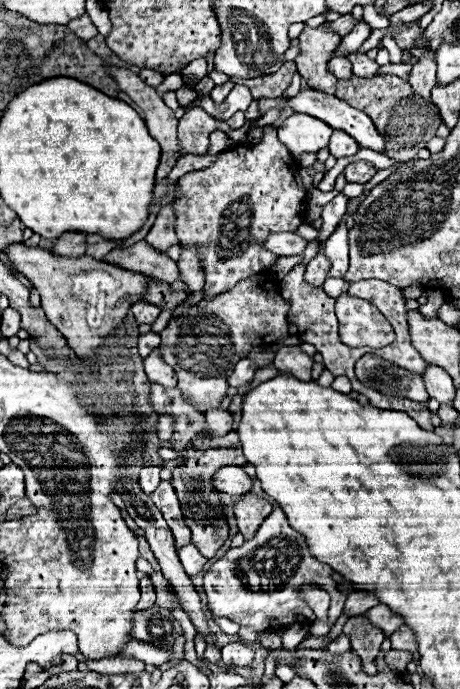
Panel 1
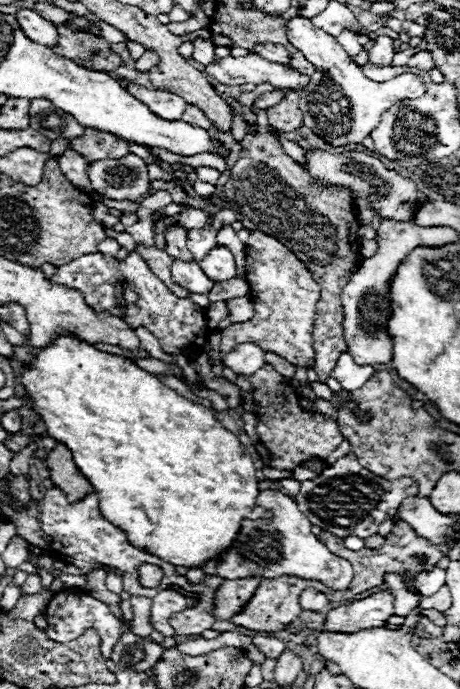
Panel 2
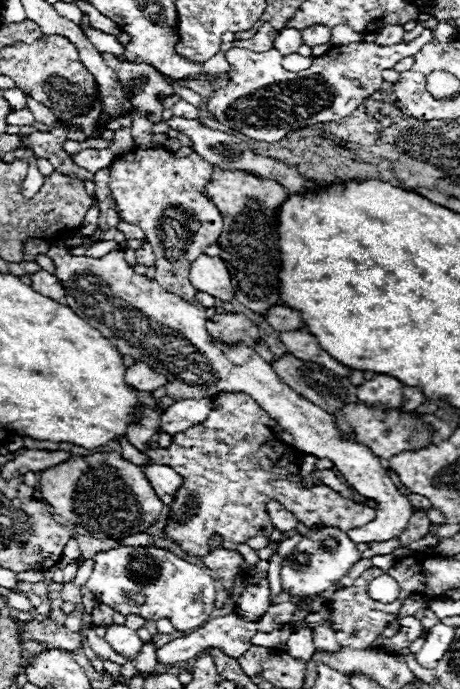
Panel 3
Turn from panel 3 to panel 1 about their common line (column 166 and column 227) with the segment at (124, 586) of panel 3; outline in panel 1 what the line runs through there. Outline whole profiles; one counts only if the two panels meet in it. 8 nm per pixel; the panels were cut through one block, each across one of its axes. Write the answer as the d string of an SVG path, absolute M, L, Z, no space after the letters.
M276 506L274 512L258 528L258 532L252 540L244 542L244 546L240 546L240 548L230 548L204 574L204 592L206 592L206 598L208 598L208 610L212 612L214 618L228 618L228 620L232 620L240 626L250 626L254 630L268 630L268 628L274 628L274 626L290 626L294 622L312 624L316 620L316 616L306 606L306 602L302 602L298 598L298 590L300 590L302 582L318 582L318 586L330 594L328 619L331 624L334 624L338 620L338 616L342 614L346 596L336 590L336 582L330 578L330 572L332 572L330 566L326 566L326 564L322 564L322 562L318 562L316 558L310 556L306 540L302 538L302 534L298 534L296 530L292 530L288 526L288 520L286 520L282 508Z

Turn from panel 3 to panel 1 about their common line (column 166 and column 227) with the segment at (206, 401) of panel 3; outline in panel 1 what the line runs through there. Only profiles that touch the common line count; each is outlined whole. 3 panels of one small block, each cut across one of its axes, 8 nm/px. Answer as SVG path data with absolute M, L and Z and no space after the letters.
M224 408L208 410L206 424L210 428L210 438L226 436L228 432L232 432L232 414L230 414L230 410L224 410Z

